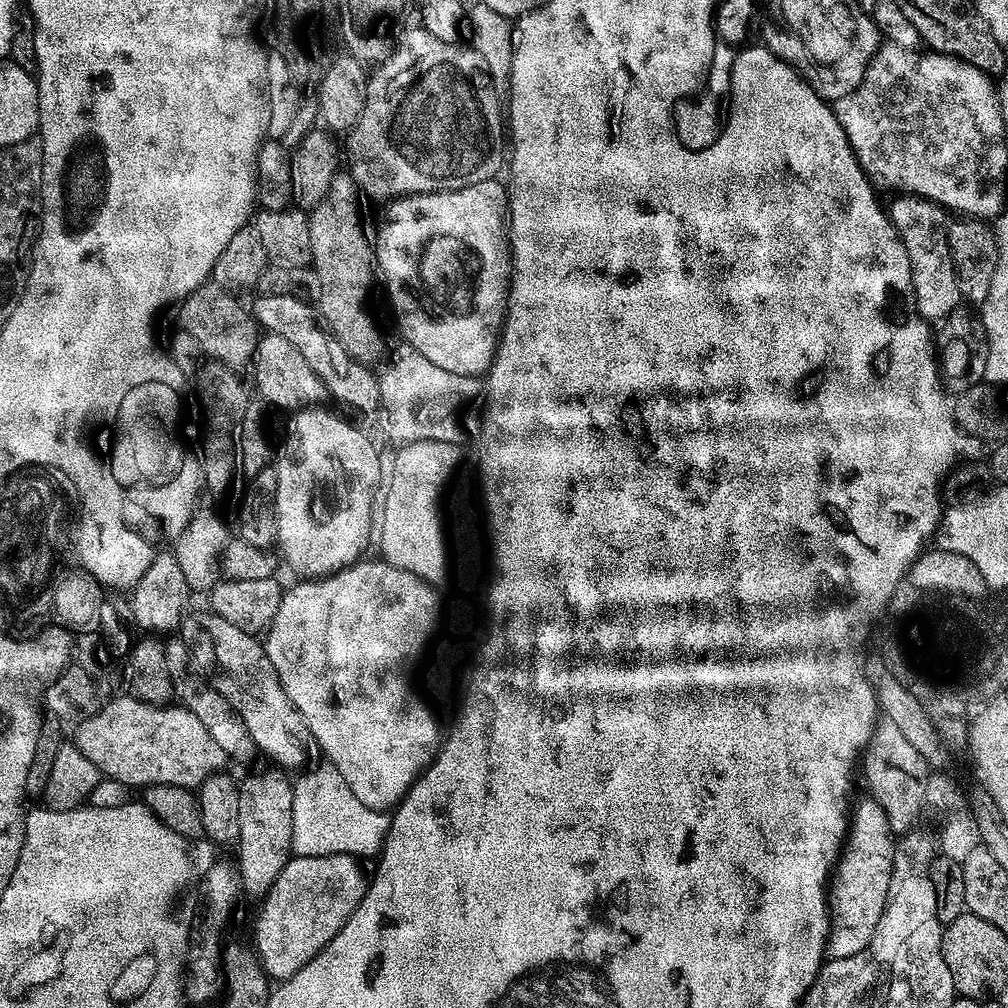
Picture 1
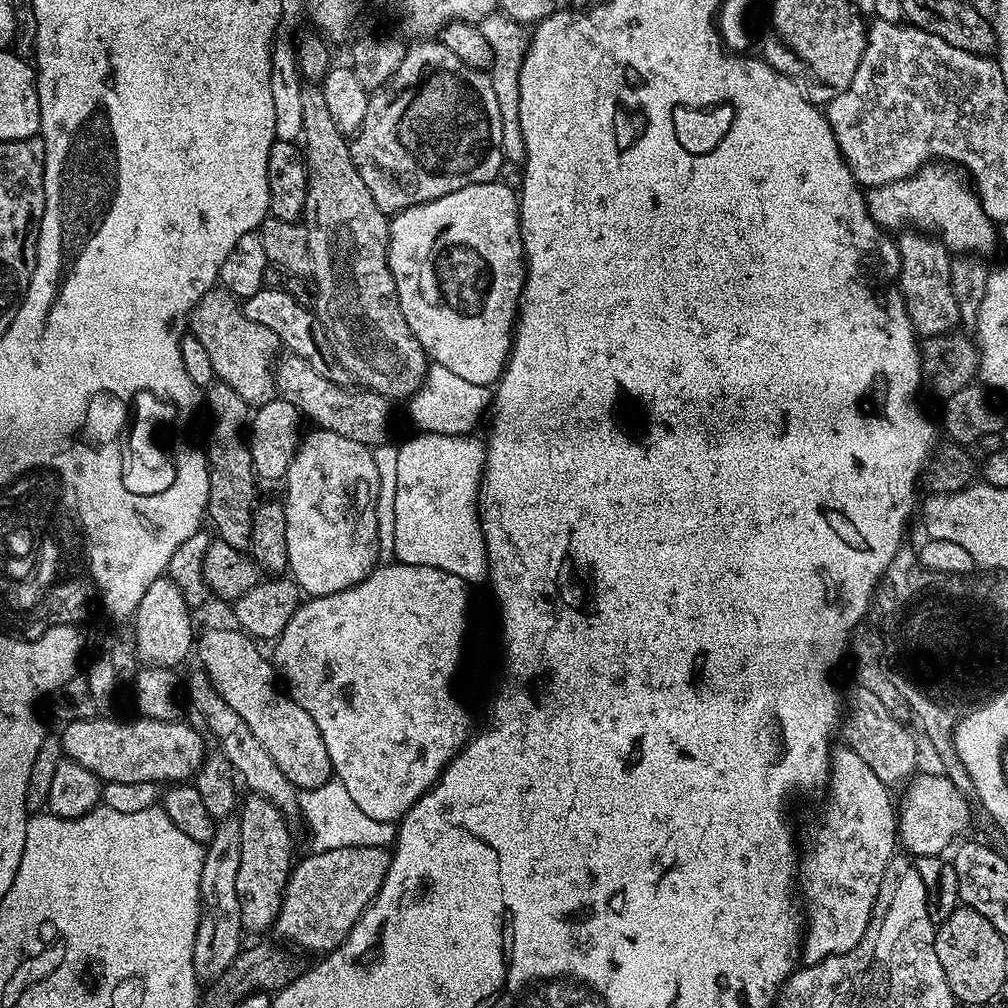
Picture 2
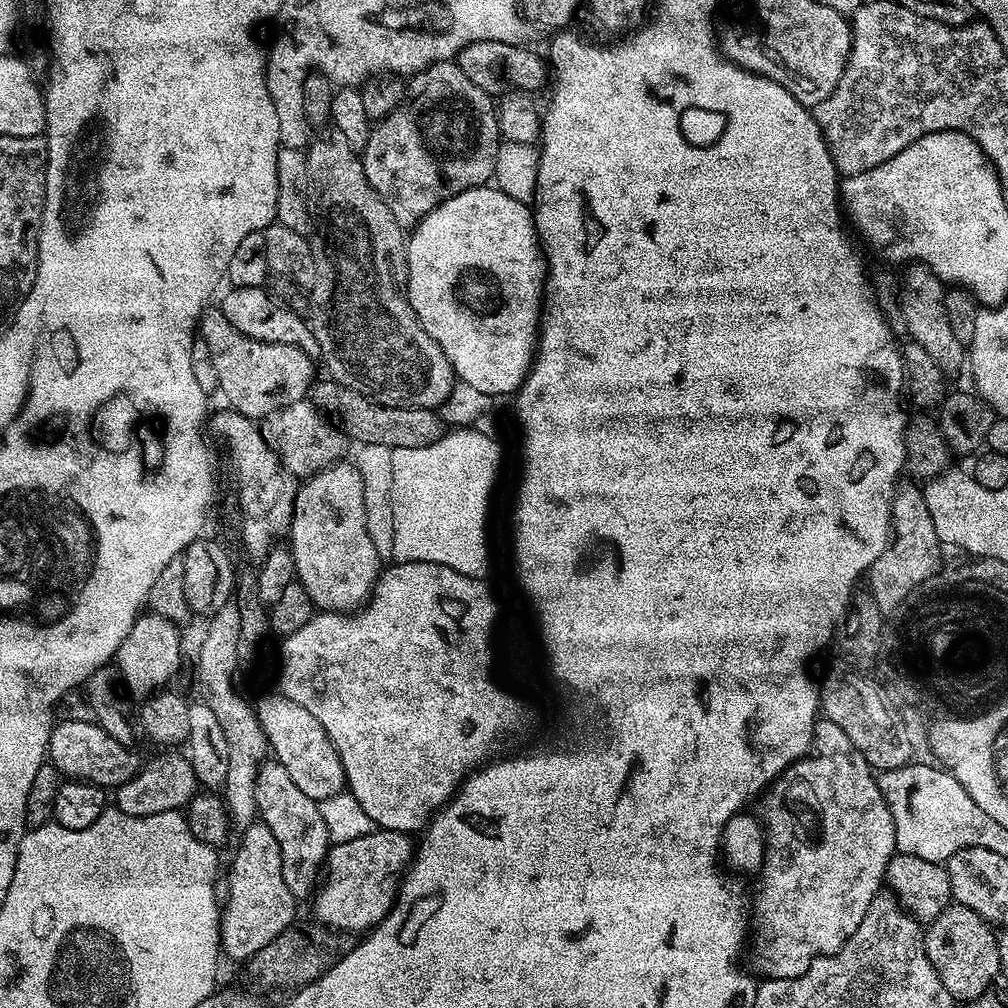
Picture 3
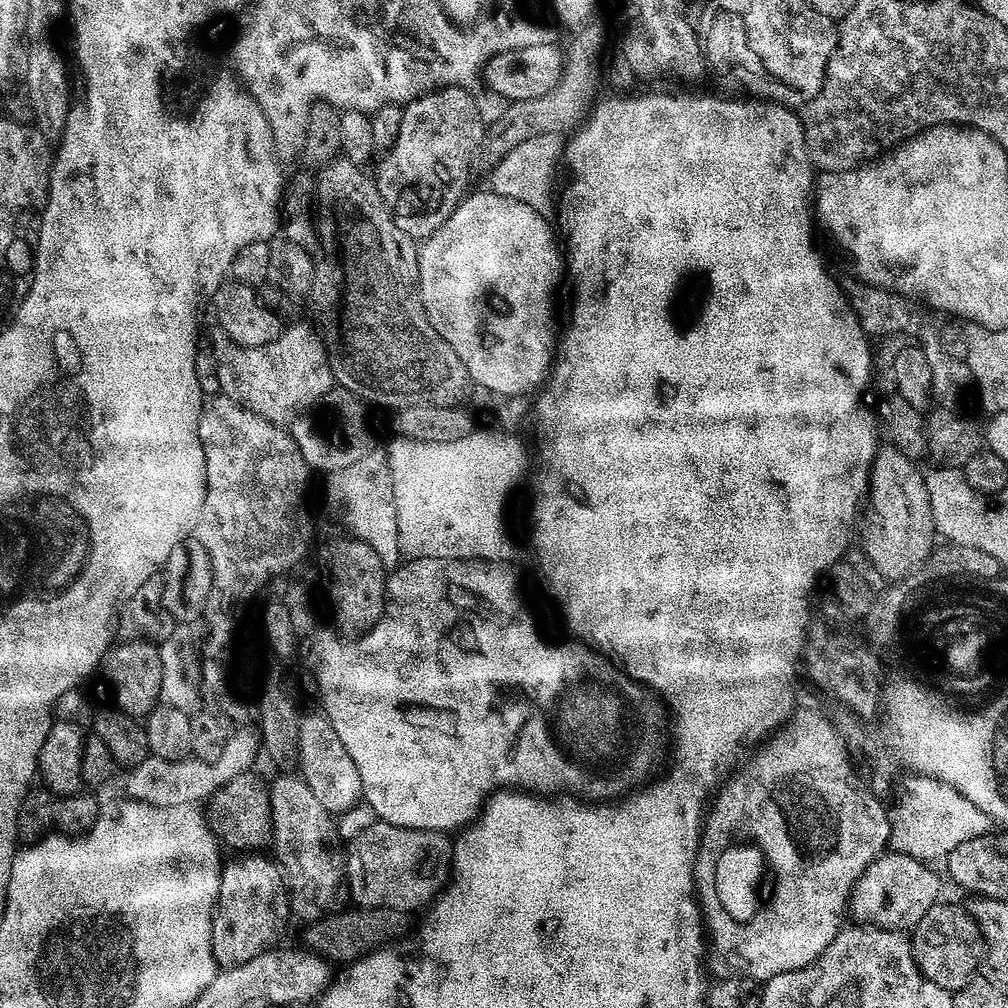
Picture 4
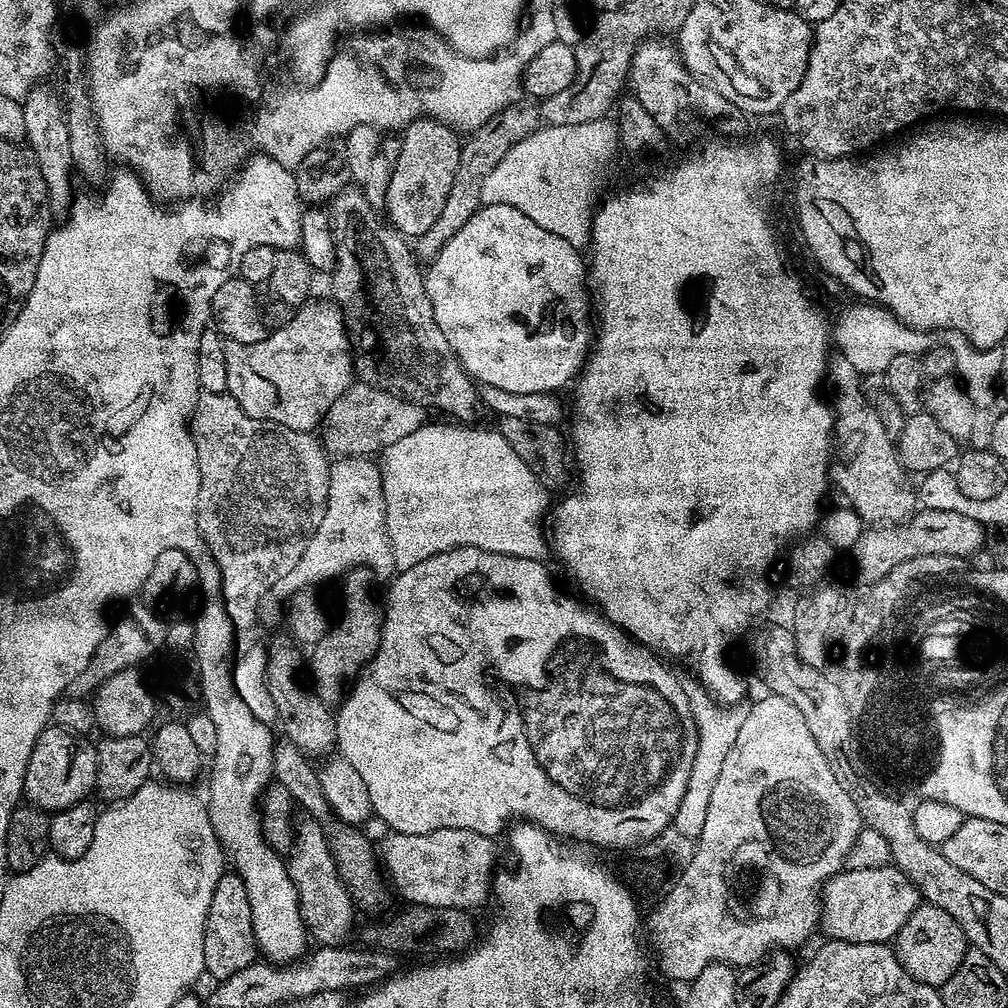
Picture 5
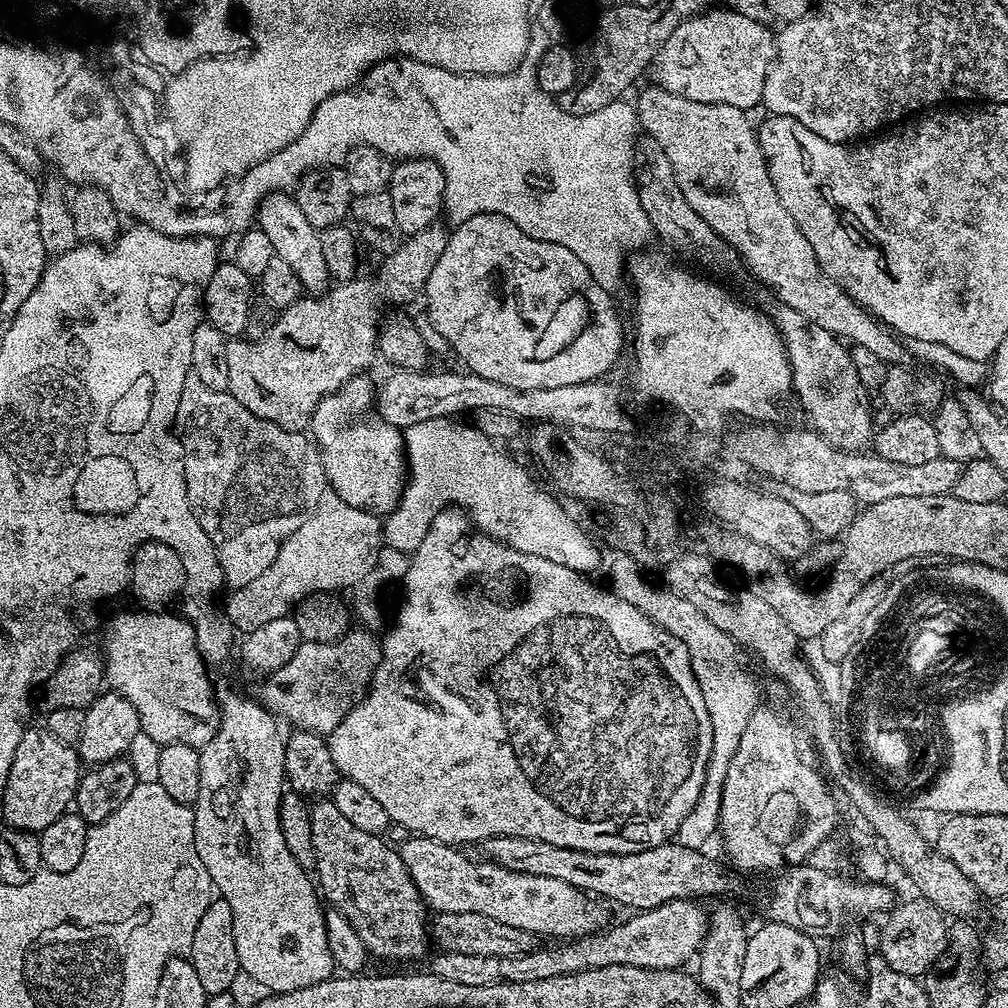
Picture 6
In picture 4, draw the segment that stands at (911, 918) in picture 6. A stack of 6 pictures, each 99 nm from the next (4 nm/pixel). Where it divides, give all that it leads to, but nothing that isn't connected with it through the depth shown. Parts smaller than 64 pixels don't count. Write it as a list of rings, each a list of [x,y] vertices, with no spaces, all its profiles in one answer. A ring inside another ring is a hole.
[[[935,903],[911,929],[910,943],[918,970],[934,986],[942,986],[953,994],[972,979],[976,963],[982,960],[982,941],[976,922],[956,904]]]

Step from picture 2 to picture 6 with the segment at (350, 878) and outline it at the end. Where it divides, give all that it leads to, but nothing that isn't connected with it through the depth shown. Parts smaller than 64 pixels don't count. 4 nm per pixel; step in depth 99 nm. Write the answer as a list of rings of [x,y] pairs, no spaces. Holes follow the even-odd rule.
[[[415,834],[407,837],[409,840],[404,845],[399,845],[398,851],[401,856],[402,862],[405,863],[406,870],[409,871],[410,878],[413,879],[414,886],[418,888],[420,894],[426,903],[427,907],[431,909],[433,913],[449,912],[450,914],[486,914],[487,917],[494,918],[495,921],[501,922],[502,929],[520,929],[524,933],[531,934],[533,937],[537,936],[560,936],[556,938],[575,938],[578,936],[590,936],[594,932],[602,932],[609,927],[610,921],[608,921],[608,908],[609,905],[605,903],[603,899],[583,892],[581,888],[575,888],[570,886],[570,882],[562,882],[558,878],[546,878],[545,876],[539,876],[538,874],[526,874],[525,872],[511,872],[506,870],[502,866],[493,864],[491,860],[485,860],[483,858],[471,860],[466,853],[460,852],[464,850],[457,850],[451,844],[443,844],[440,840],[435,840],[429,836],[417,836]]]

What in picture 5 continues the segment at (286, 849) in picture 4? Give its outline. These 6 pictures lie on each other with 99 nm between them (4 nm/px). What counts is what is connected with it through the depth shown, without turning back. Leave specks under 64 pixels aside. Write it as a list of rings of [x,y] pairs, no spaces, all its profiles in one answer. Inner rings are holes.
[[[304,818],[295,825],[296,841],[286,857],[288,873],[296,887],[300,916],[304,919],[307,935],[317,941],[317,945],[326,948],[338,948],[352,932],[352,910],[354,903],[344,880],[336,868],[332,856],[329,833],[324,833],[325,826],[319,819]]]

